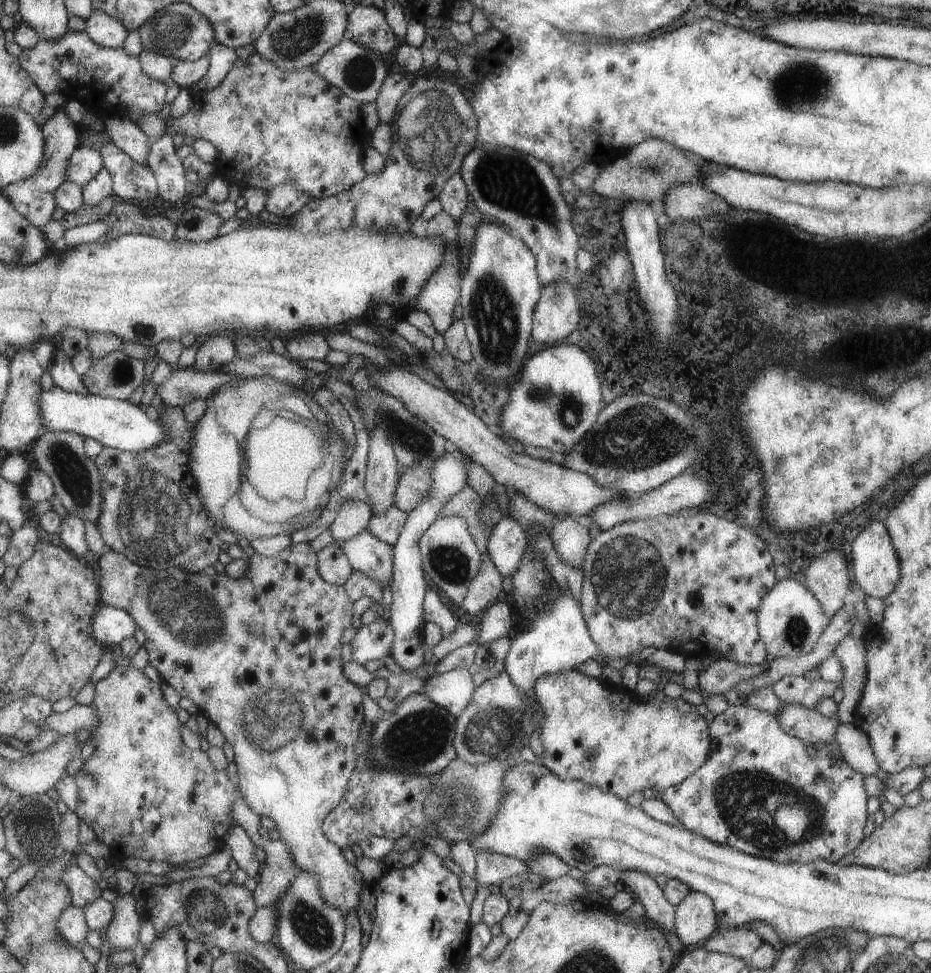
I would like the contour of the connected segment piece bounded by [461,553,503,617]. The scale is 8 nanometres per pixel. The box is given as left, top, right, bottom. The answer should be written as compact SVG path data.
M490 554L481 556L481 569L478 570L477 577L470 584L469 592L465 596L465 601L461 606L470 614L478 615L481 610L486 609L503 596L503 577L490 560Z

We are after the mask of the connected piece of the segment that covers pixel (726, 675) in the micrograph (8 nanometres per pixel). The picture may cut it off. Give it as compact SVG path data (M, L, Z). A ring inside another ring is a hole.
M769 657L758 665L742 665L723 658L712 662L704 672L700 672L698 678L698 689L702 693L724 695L734 684L759 676L767 671Z

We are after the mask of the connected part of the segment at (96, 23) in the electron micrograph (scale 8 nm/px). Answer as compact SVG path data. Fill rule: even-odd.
M95 10L87 21L88 34L102 48L124 48L130 31L126 25L106 11Z

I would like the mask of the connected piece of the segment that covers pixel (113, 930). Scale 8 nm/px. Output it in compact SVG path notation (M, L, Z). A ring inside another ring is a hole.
M120 895L114 904L116 905L116 917L106 930L110 946L116 952L132 950L143 937L142 916L137 911L136 899L131 895Z

